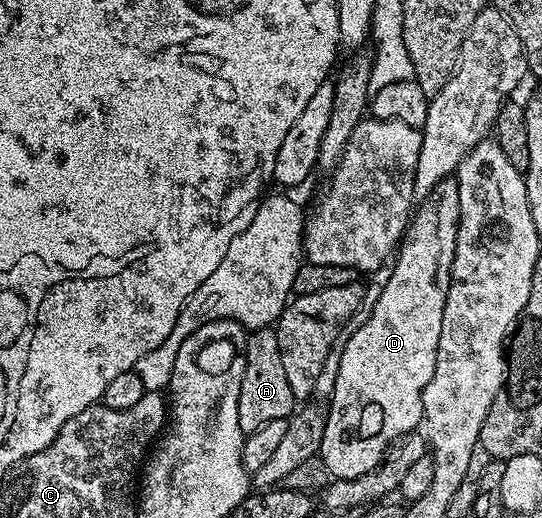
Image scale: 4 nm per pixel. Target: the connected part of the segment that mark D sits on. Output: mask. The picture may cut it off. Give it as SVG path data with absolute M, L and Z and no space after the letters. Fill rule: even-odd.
M452 176L441 180L441 184L437 184L437 188L433 188L433 192L425 195L414 207L393 258L392 275L386 281L380 299L373 305L365 324L349 337L340 354L335 390L329 397L331 412L329 408L318 452L332 478L365 476L365 472L383 461L387 447L397 440L397 436L412 433L418 427L415 425L423 422L423 389L425 384L429 384L437 364L437 340L441 340L441 316L449 296L460 216L459 180Z

